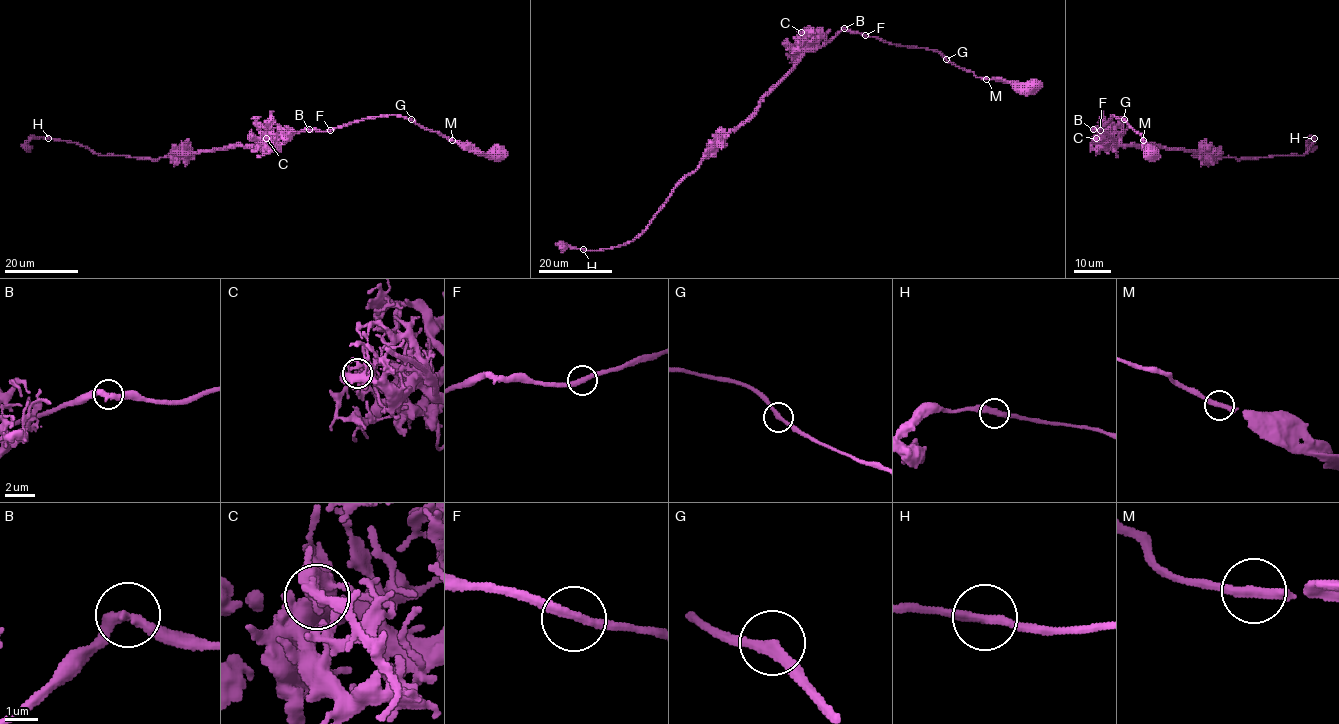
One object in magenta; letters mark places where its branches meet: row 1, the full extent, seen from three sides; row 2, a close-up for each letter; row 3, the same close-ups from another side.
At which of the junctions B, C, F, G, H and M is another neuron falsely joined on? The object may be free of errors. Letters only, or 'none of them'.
none of them

